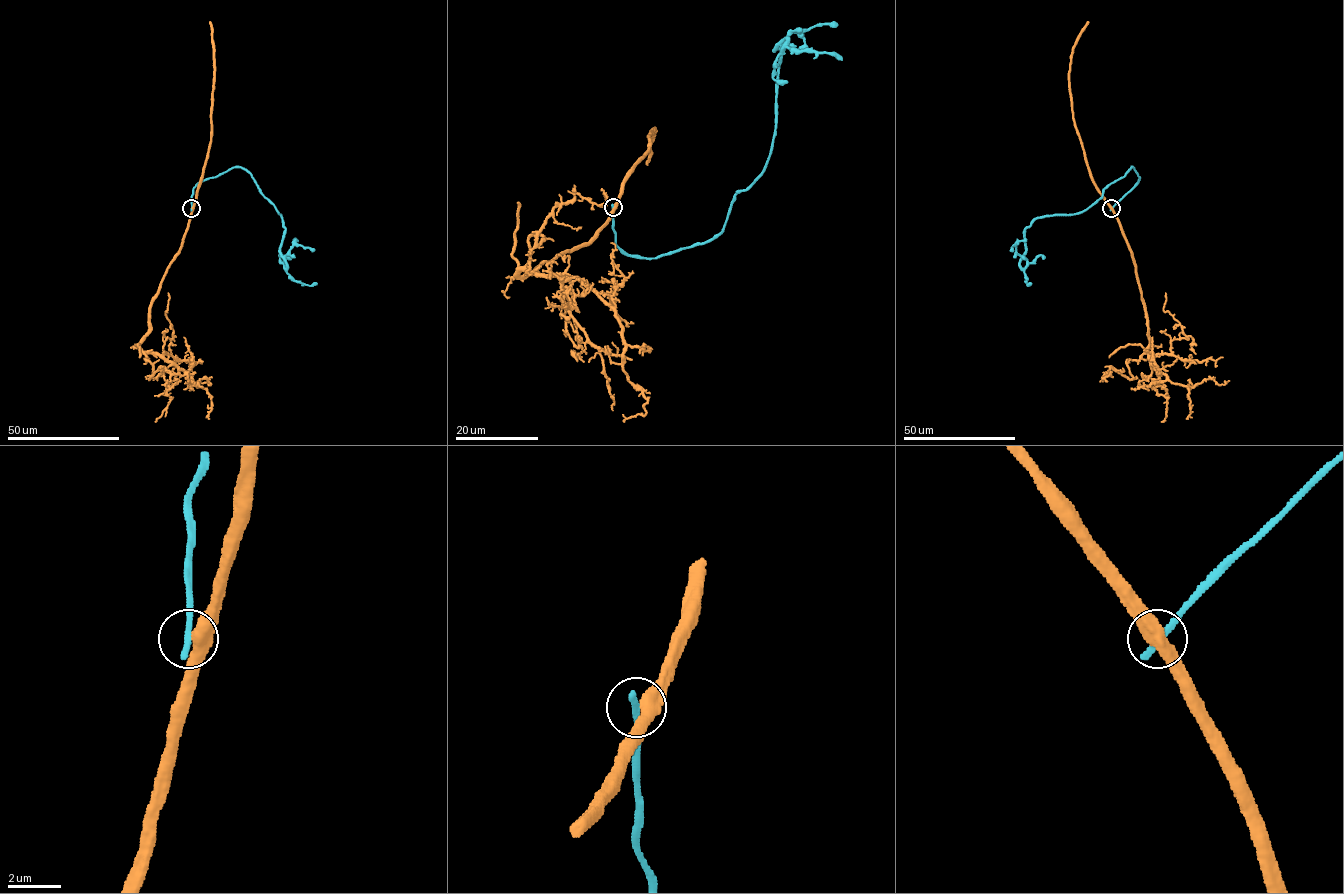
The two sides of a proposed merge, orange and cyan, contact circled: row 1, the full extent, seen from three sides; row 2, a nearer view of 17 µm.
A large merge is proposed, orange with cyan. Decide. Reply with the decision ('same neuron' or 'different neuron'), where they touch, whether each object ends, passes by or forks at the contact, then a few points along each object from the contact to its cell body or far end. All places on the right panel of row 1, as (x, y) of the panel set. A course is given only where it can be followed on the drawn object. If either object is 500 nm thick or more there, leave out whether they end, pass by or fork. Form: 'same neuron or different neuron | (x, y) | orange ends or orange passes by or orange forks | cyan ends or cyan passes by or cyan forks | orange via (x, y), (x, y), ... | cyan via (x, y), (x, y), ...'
different neuron | (1111, 208) | orange via (1111, 208), (1135, 265), (1150, 362), (1178, 384), (1225, 381) | cyan via (1111, 208), (1138, 182), (1134, 168), (1083, 211), (1037, 217), (1025, 229), (1020, 267), (1031, 283)

